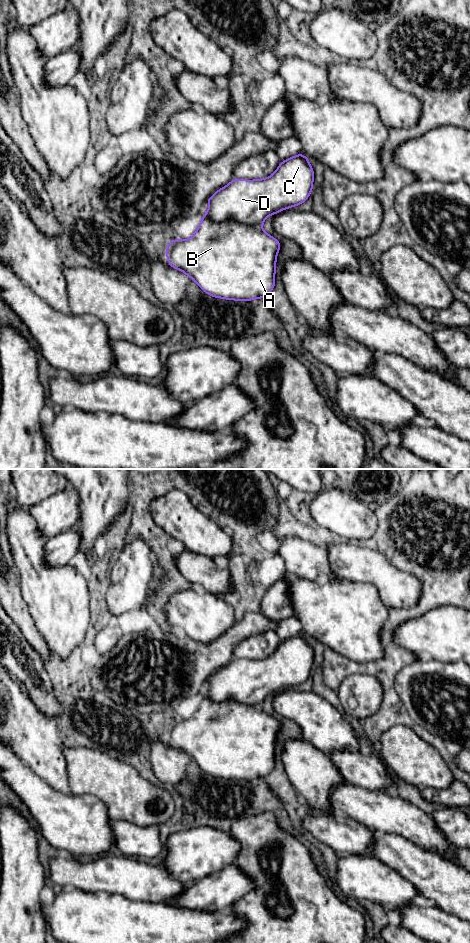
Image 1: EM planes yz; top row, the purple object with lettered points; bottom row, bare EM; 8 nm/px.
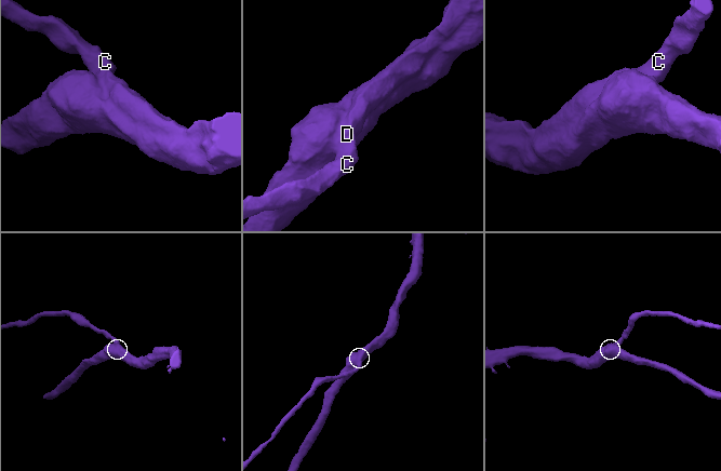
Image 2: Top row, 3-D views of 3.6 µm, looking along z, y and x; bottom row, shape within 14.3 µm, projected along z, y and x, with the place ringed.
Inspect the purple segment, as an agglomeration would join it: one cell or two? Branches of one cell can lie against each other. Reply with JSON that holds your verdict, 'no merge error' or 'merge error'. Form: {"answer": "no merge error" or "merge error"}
{"answer": "no merge error"}

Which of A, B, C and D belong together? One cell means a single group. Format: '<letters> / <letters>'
A B C D

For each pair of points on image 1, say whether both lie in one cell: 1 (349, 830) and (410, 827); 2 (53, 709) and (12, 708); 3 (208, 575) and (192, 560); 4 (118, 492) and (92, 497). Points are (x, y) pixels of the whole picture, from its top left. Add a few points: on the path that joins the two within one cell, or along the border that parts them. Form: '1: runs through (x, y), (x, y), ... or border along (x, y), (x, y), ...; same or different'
1: border along (350, 818), (366, 825), (372, 830); different
2: border along (23, 689), (35, 707), (45, 716), (55, 721); different
3: runs through (204, 572), (196, 564); same
4: runs through (112, 492), (105, 492), (98, 497); same

